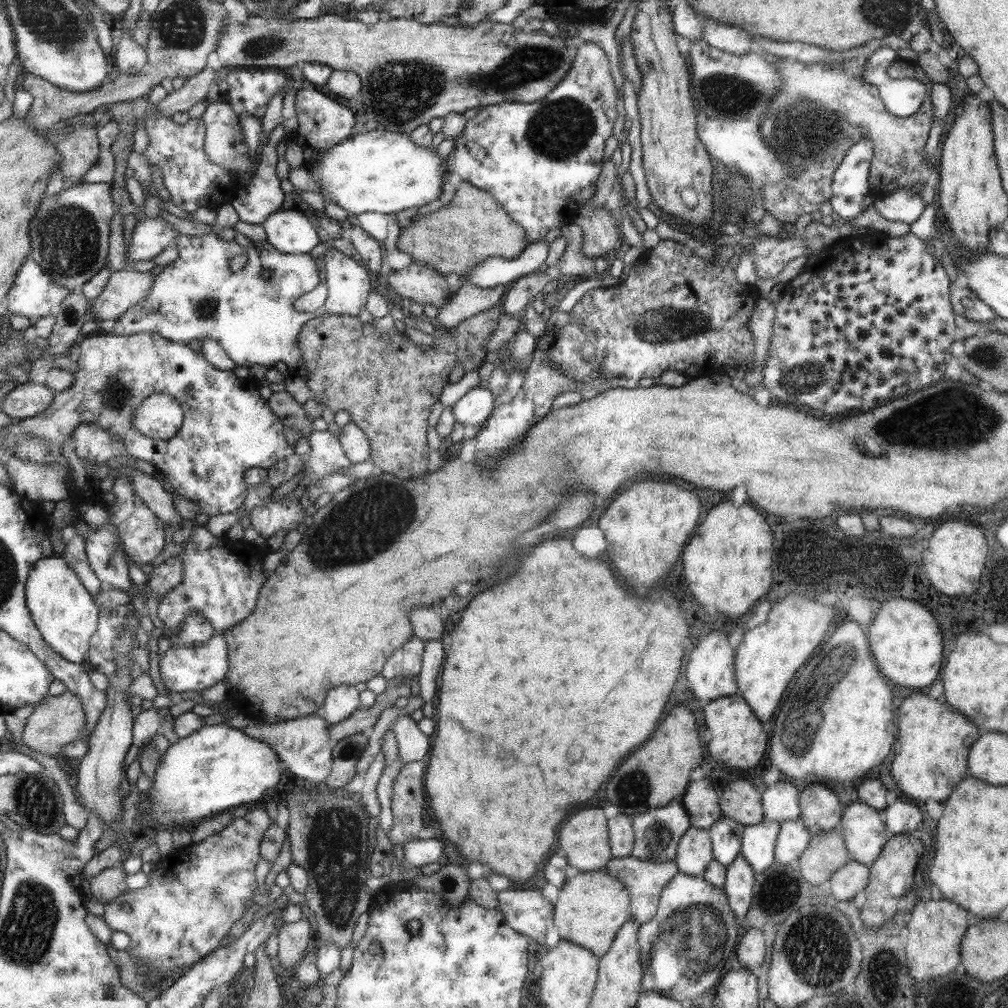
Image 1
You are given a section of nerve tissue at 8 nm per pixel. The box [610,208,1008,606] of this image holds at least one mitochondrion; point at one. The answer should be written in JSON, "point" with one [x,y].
{"point":[962,419]}

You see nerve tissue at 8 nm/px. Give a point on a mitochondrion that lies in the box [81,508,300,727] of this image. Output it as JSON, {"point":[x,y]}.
{"point":[108,561]}

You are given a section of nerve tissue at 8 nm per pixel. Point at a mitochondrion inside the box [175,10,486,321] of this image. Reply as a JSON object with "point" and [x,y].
{"point":[256,48]}

